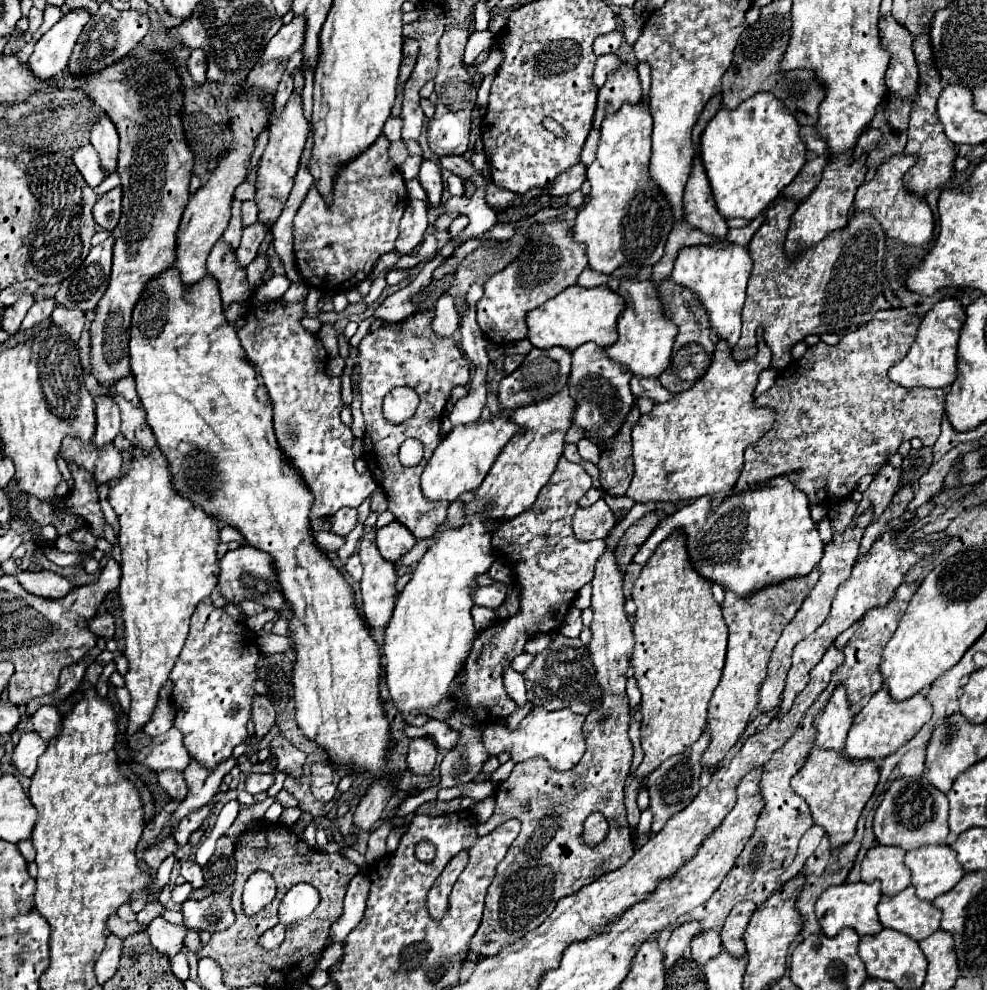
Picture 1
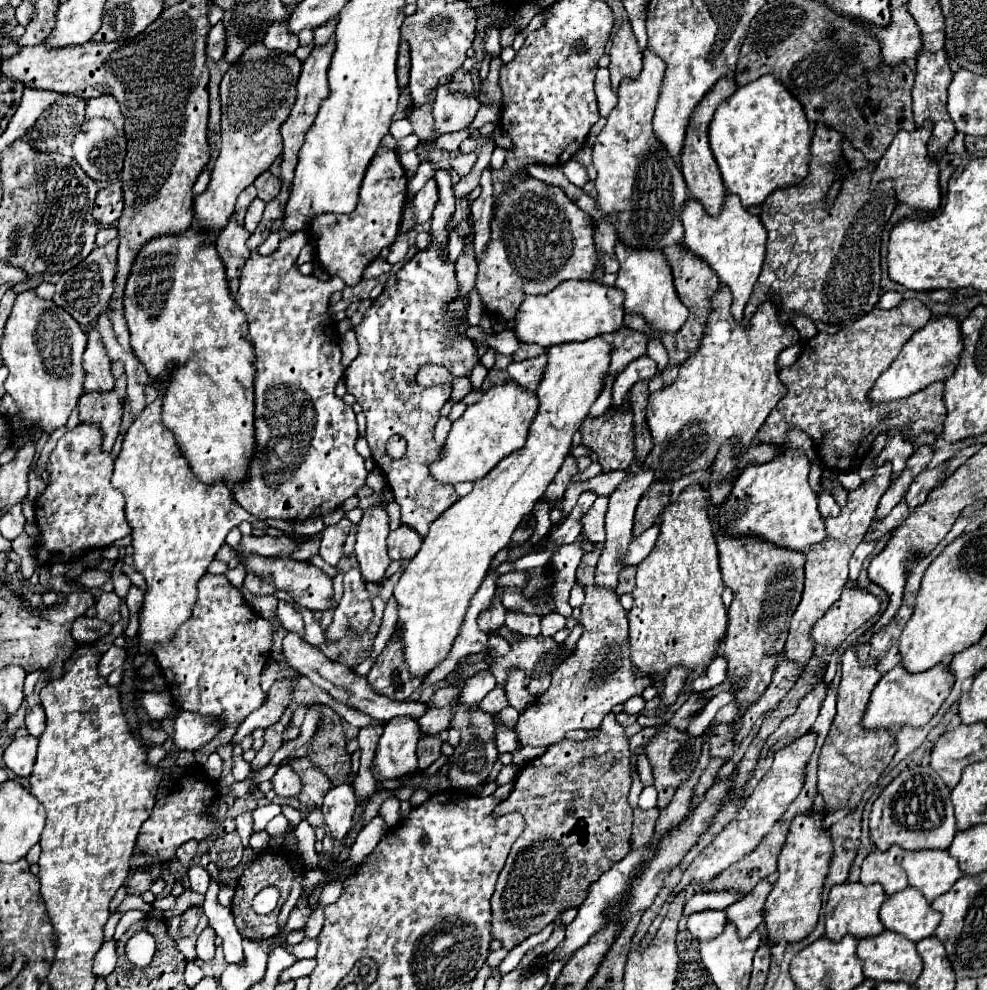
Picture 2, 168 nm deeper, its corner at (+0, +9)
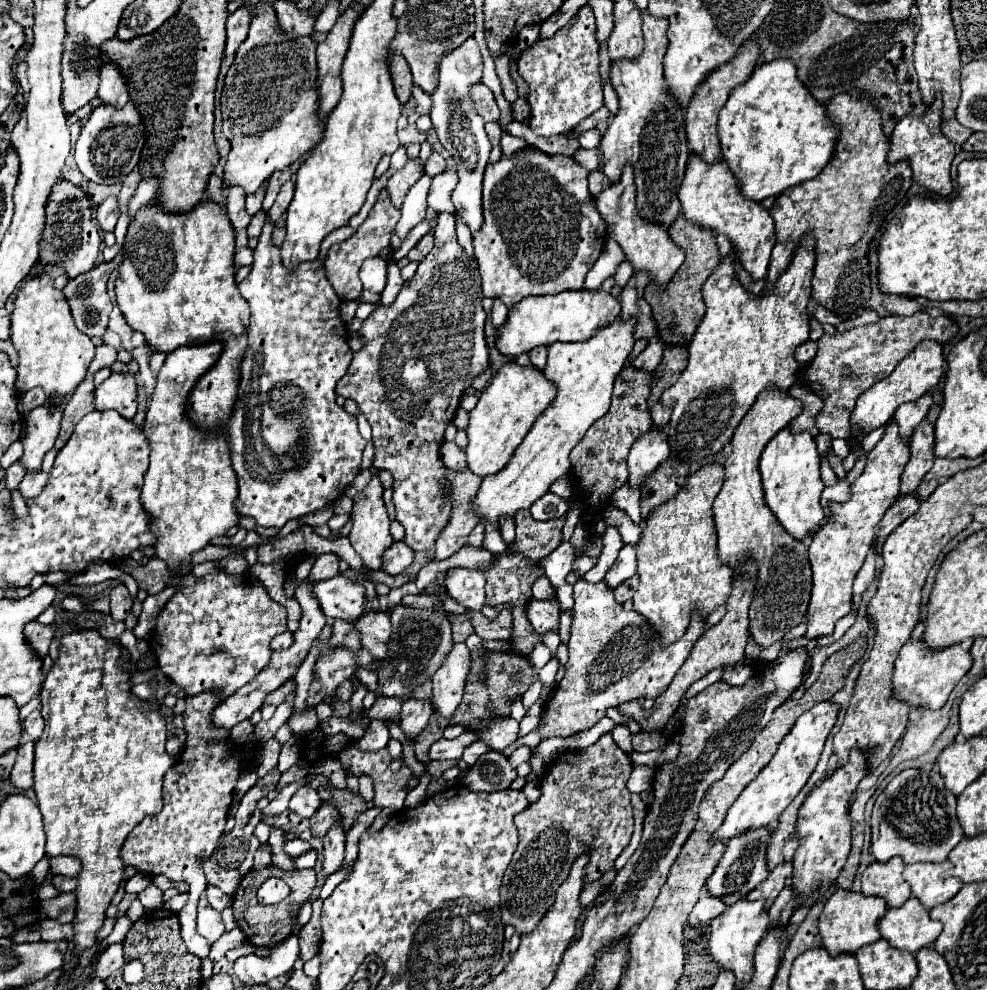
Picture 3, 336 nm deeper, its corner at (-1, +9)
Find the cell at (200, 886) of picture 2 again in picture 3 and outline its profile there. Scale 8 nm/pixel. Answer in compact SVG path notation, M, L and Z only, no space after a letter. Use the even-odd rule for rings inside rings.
M208 884L208 902L210 902L210 906L212 906L214 910L222 912L224 908L228 908L228 906L230 906L230 896L228 896L228 894L224 894L220 888L216 888L216 886L210 886L210 884Z

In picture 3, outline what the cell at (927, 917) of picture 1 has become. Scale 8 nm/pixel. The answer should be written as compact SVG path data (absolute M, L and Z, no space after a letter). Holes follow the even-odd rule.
M908 898L904 902L904 906L900 906L900 908L888 908L886 910L884 918L878 924L878 930L880 930L882 938L886 938L890 942L890 946L894 946L898 950L906 950L906 952L916 954L920 948L932 946L936 942L936 938L942 932L942 924L938 920L932 920L928 916L928 910L920 904L920 900Z

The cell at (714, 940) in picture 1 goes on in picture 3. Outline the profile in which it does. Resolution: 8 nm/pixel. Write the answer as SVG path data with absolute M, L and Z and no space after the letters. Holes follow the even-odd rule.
M704 890L700 894L700 900L692 908L692 912L688 914L688 922L690 922L690 926L710 924L710 920L714 920L716 916L720 916L724 910L726 910L726 904L720 898L710 896L710 892Z

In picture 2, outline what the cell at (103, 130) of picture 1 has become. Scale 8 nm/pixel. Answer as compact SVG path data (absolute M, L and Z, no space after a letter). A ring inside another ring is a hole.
M103 94L103 96L87 100L87 114L85 116L89 120L91 118L105 118L111 124L115 124L117 130L123 130L123 114L121 114L117 100L111 94Z

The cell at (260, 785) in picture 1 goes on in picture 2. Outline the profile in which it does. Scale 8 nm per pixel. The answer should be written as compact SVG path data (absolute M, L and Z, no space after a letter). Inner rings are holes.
M279 766L277 772L273 774L271 778L271 784L273 784L273 790L279 794L279 796L297 796L299 794L299 776L289 768L289 766Z

